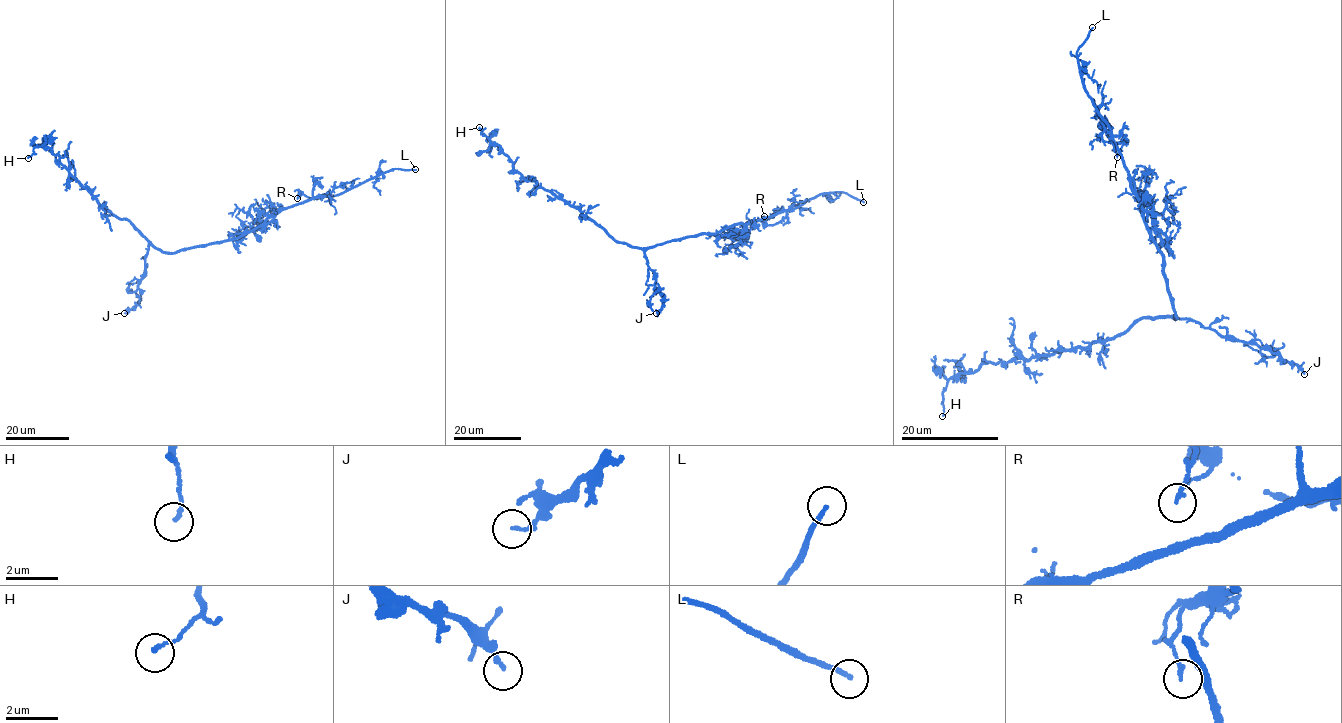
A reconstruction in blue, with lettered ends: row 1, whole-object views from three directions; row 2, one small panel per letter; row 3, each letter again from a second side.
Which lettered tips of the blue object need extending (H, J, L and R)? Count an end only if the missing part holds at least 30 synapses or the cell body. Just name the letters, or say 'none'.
L

